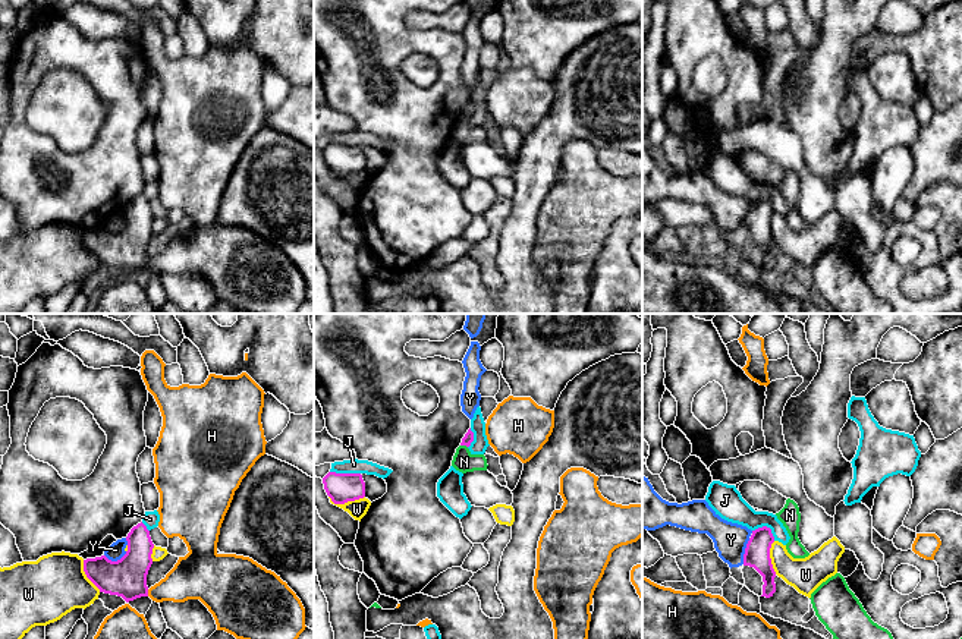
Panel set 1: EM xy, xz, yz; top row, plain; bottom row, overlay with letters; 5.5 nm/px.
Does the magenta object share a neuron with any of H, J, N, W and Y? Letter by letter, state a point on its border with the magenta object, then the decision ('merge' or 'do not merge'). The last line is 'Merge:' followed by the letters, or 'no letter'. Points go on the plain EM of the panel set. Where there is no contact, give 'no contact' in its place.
H: xy (147, 264) | merge
J: xz (345, 145) | do not merge
N: xz (464, 116) | do not merge
W: xz (346, 173) | do not merge
Y: yz (745, 223) | do not merge
Merge: H

